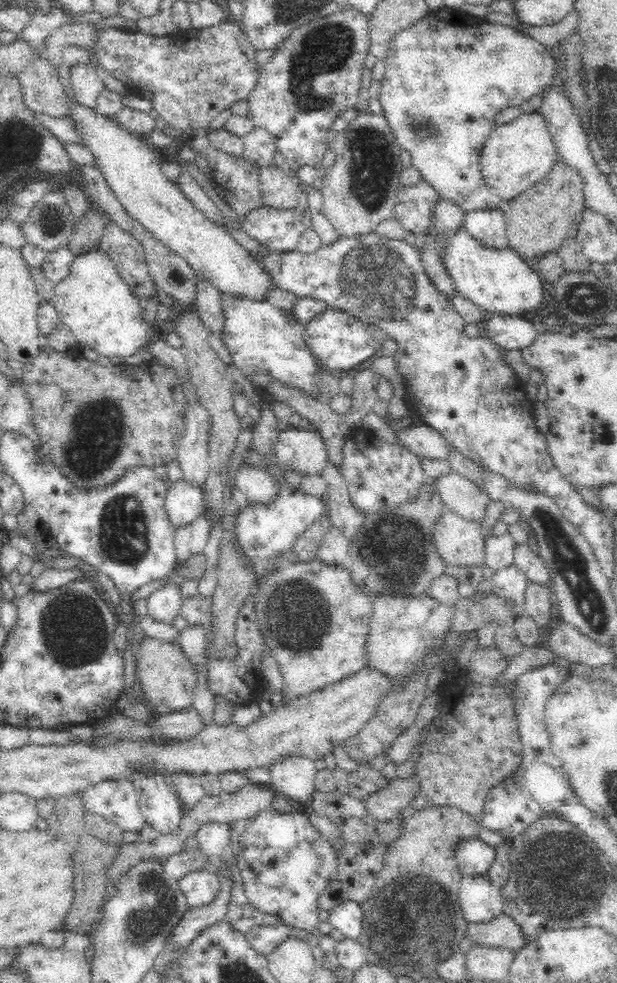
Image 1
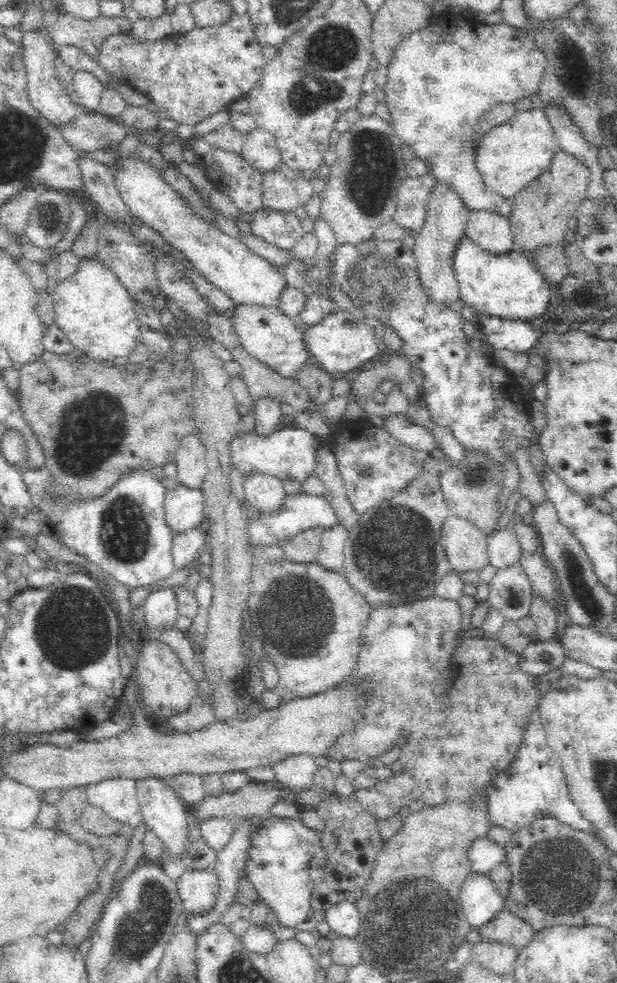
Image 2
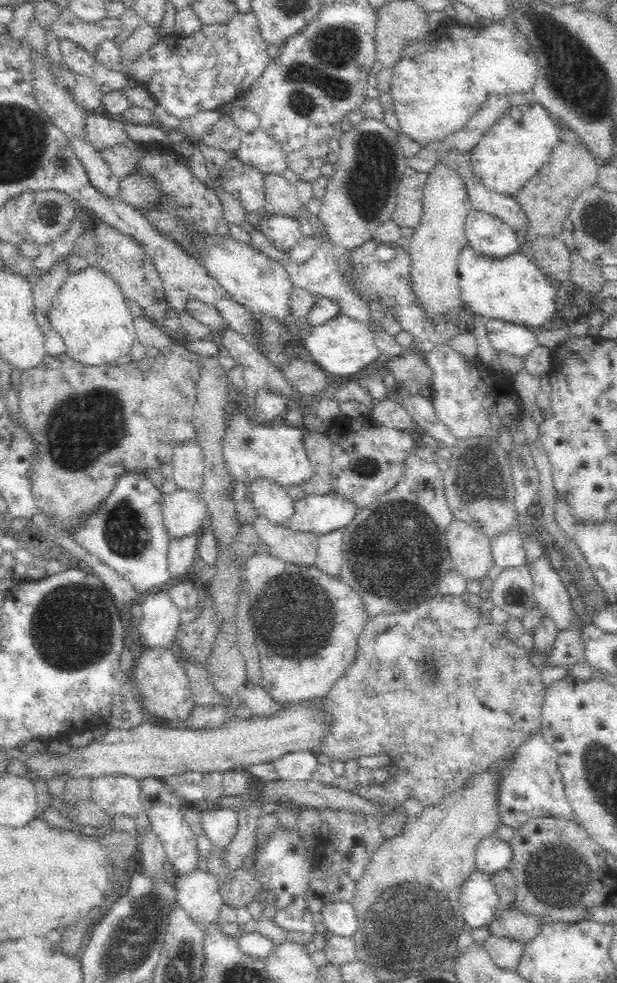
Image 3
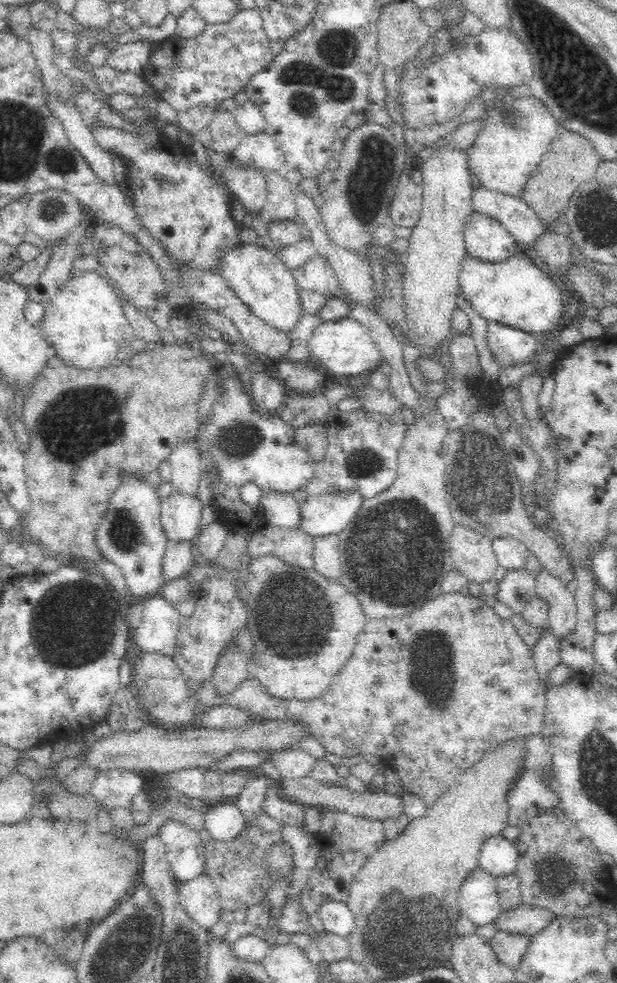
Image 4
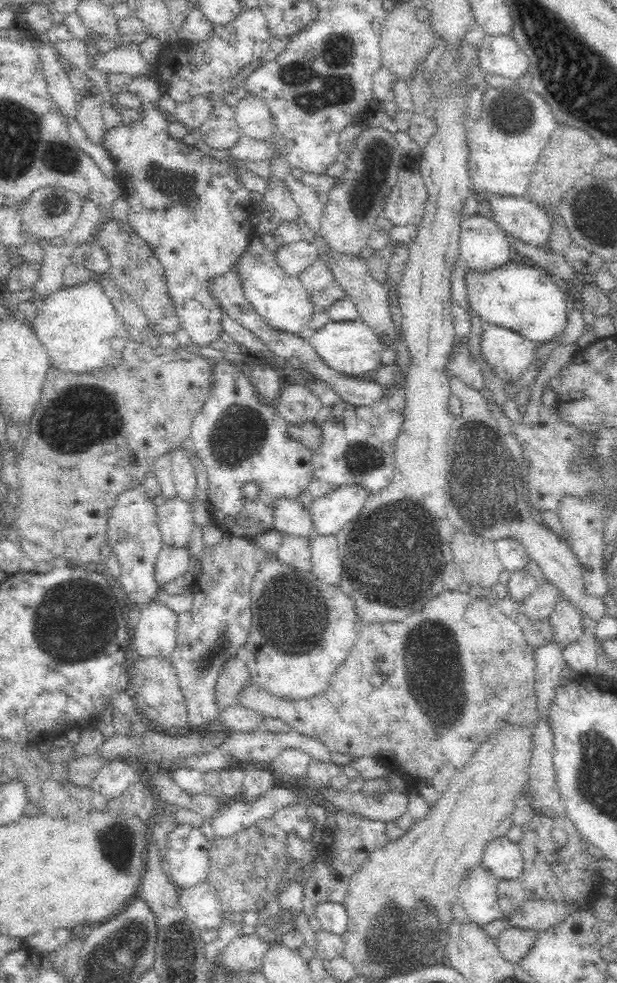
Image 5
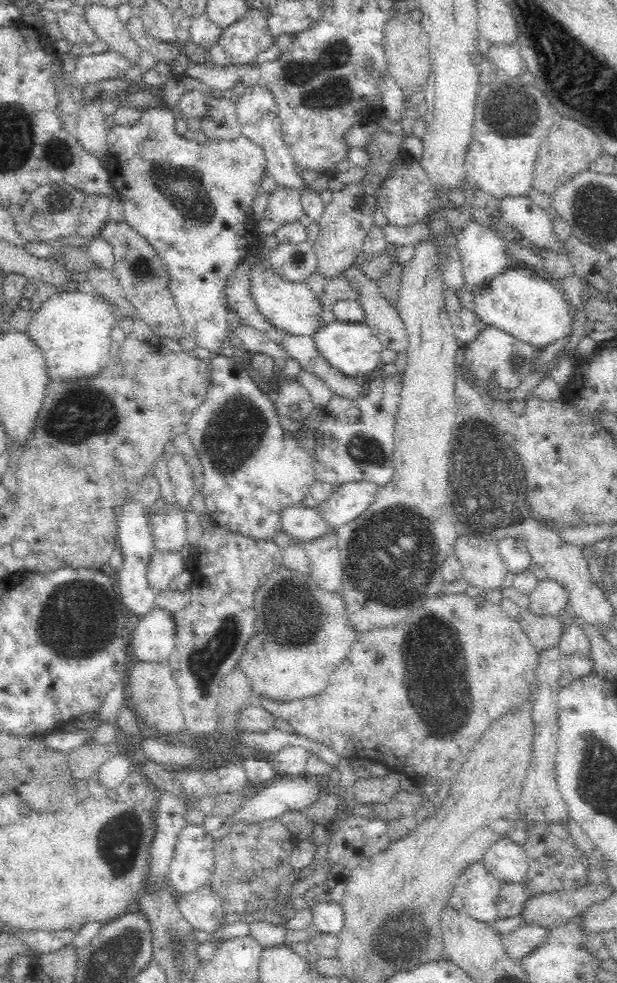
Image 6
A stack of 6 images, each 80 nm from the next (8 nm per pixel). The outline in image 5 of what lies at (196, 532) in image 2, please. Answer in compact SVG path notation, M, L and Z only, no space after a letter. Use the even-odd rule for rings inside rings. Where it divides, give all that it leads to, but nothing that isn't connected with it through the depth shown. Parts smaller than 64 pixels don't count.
M170 545L163 546L154 562L152 577L158 588L164 588L169 582L180 575L191 573L194 565L193 559L188 555L188 548L176 548Z

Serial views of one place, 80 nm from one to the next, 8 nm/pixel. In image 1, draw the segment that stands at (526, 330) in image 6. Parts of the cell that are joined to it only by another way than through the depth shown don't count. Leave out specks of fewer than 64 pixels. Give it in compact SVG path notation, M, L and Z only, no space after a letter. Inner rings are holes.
M462 228L452 236L446 252L447 269L454 279L457 294L474 302L481 310L494 316L520 317L542 310L544 293L549 285L541 278L532 261L520 257L512 248L495 250L484 248Z

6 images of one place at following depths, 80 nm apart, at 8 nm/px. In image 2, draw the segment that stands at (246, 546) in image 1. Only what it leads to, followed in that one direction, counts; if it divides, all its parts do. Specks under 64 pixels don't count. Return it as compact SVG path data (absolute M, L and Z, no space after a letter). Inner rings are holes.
M293 495L287 497L287 507L283 513L279 515L261 515L261 521L256 521L255 513L247 517L247 534L249 540L254 544L265 545L271 550L270 540L272 536L286 538L286 536L299 536L303 530L308 528L324 528L331 529L336 525L343 524L343 516L339 516L339 512L335 509L335 505L328 499L328 495L305 496Z

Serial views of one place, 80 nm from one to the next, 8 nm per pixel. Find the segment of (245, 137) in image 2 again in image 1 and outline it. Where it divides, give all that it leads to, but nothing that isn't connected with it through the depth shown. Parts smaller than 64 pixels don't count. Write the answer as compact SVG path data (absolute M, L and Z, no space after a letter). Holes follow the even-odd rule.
M255 126L242 140L242 156L256 169L272 168L275 165L277 146L274 137L266 129Z

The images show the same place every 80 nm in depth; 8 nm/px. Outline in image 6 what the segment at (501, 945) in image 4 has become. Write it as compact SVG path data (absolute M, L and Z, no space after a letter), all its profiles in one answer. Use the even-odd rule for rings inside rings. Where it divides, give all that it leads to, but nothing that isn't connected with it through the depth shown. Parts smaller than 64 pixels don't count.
M531 922L519 926L513 933L504 933L504 947L508 955L514 960L520 961L522 957L532 954L534 950L544 946L549 939L552 927L540 926Z

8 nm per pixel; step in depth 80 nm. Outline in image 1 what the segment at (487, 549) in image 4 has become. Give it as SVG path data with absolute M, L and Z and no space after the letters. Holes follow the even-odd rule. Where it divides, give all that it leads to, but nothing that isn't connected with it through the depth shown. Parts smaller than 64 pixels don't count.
M446 510L439 518L435 526L435 541L438 552L449 565L463 569L486 565L486 539L480 525L455 512Z

